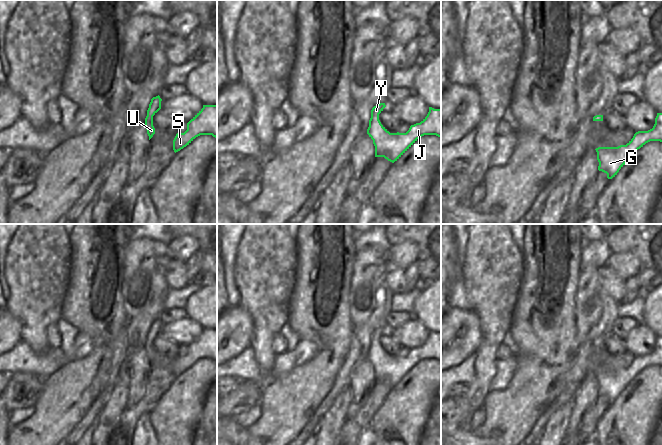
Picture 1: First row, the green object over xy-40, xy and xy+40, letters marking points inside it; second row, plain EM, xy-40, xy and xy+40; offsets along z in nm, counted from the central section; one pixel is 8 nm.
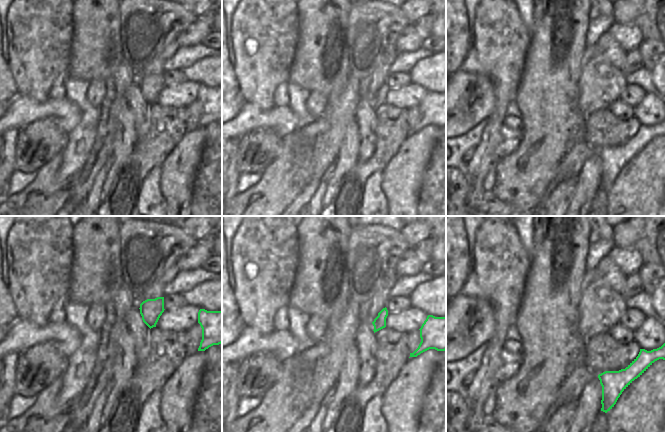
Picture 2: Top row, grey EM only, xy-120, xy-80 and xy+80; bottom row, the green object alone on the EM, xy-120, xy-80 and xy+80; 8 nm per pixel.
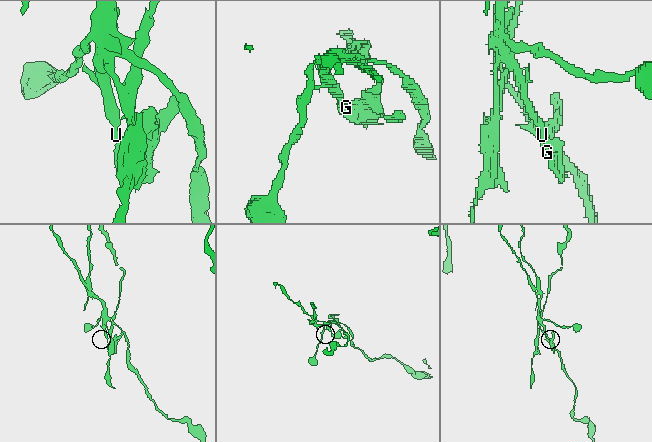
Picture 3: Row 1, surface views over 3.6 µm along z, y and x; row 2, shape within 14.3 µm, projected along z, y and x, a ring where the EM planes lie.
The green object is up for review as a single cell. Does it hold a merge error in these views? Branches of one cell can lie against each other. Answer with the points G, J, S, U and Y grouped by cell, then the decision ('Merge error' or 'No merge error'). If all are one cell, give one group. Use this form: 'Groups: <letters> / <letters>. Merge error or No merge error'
Groups: G J S U Y. No merge error

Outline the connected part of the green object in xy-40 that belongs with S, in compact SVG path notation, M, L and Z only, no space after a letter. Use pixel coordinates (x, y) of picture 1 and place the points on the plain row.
M203 329L203 332L187 347L184 357L177 357L173 374L178 376L200 359L212 359L217 363L217 329Z

